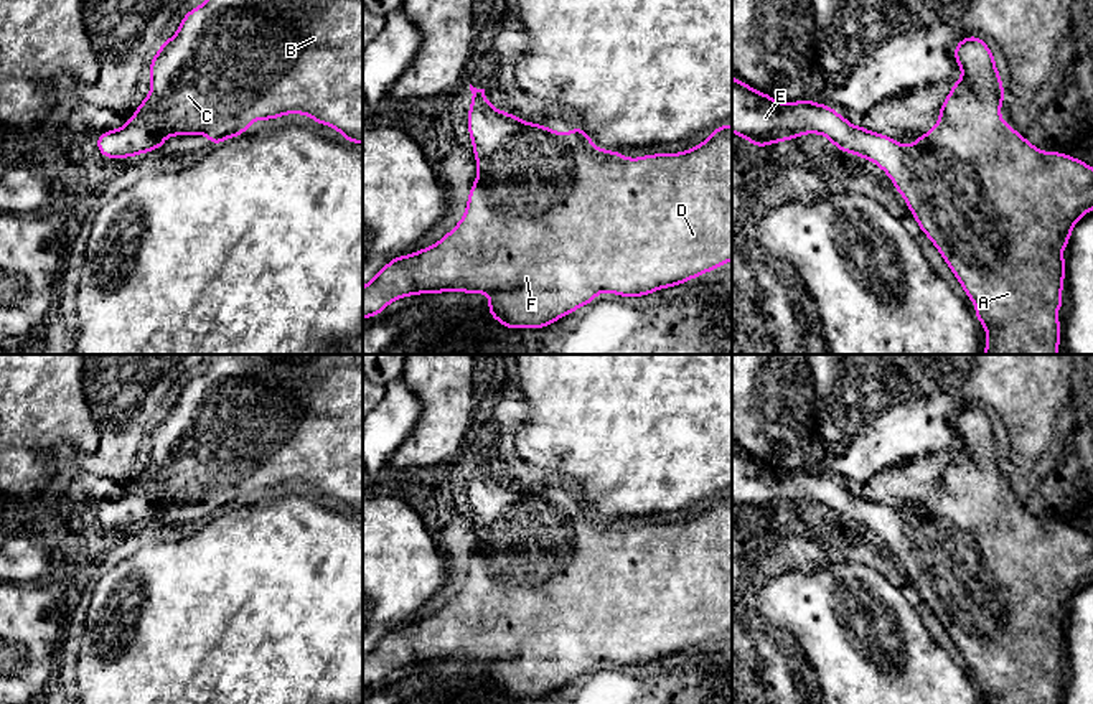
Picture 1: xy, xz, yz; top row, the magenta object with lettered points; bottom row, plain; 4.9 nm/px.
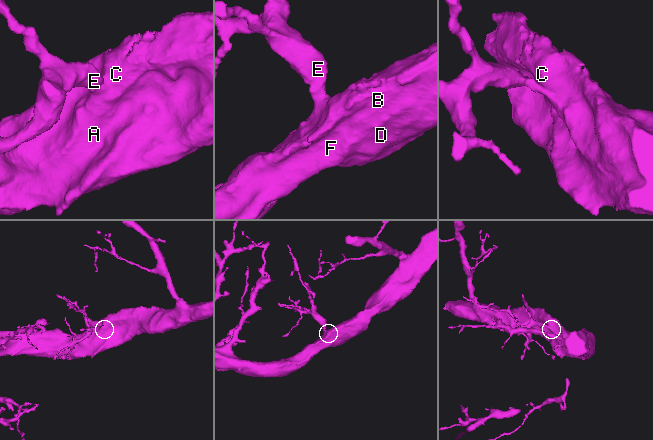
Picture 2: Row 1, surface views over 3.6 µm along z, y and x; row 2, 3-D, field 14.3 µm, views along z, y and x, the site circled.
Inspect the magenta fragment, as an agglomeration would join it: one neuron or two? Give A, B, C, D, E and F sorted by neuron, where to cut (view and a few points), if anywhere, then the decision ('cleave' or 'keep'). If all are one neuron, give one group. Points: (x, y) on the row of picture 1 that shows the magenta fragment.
A B C D E F; no cut; keep

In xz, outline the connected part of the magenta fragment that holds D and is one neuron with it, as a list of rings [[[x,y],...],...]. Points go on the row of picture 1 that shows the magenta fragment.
[[[470,84],[470,91],[473,94],[473,102],[468,109],[468,130],[478,163],[478,176],[470,190],[465,214],[437,244],[410,256],[392,259],[363,287],[363,318],[379,315],[391,302],[407,295],[457,290],[491,295],[493,300],[486,305],[490,315],[508,328],[544,328],[582,305],[592,303],[600,292],[613,292],[622,297],[640,297],[664,287],[679,285],[732,260],[732,125],[714,129],[706,142],[683,153],[651,153],[641,158],[623,158],[622,152],[600,150],[595,147],[590,137],[577,125],[569,134],[559,134],[549,127],[521,122],[519,115],[495,109],[486,101],[485,89],[476,89]]]

